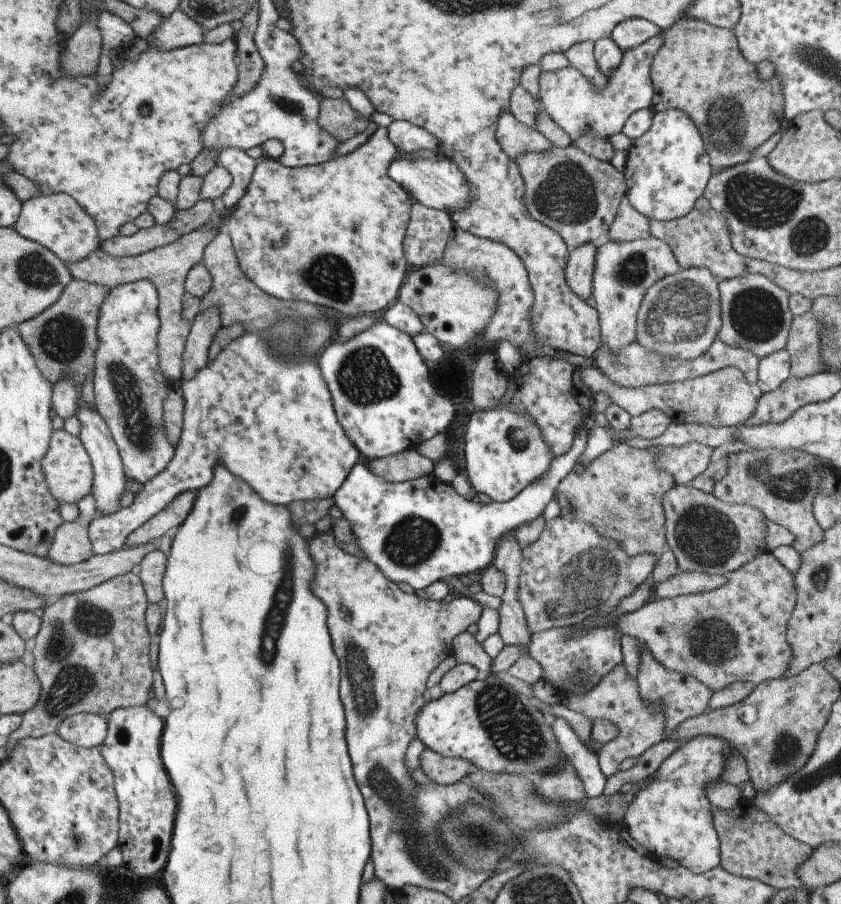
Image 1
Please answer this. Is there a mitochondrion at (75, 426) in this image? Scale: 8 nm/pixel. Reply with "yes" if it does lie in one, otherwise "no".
no

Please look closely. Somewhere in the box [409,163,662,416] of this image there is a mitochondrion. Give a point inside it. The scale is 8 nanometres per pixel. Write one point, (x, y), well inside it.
(631, 271)

